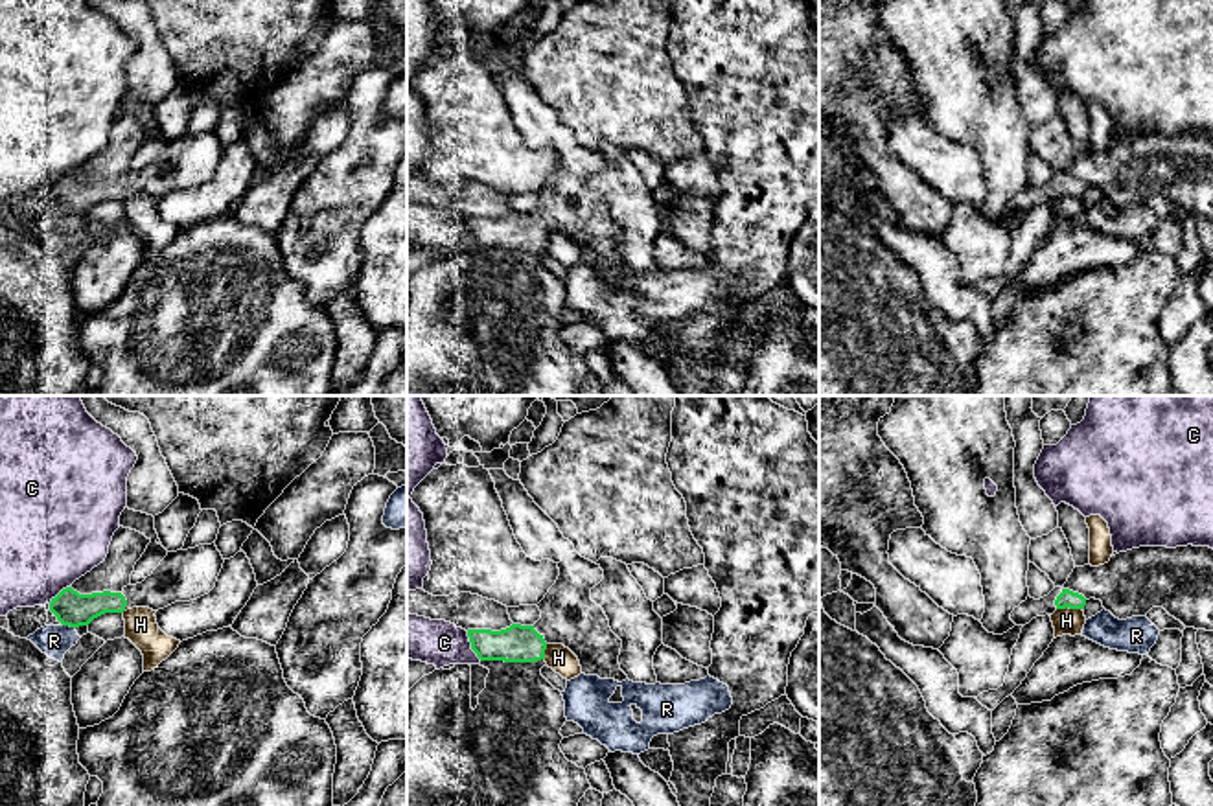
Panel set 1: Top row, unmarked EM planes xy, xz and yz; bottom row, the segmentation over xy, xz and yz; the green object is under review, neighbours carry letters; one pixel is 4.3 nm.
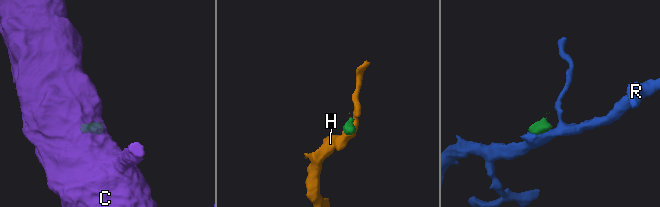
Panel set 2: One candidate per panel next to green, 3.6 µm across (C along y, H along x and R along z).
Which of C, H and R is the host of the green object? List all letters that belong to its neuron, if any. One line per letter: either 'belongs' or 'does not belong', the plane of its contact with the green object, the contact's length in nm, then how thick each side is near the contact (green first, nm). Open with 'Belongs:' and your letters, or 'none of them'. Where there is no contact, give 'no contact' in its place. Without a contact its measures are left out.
Belongs: none of them
C: does not belong; contact in xz; length 140 nm; calibres 160 and 200 nm
H: does not belong; contact in yz; length 110 nm; calibres 80 and 110 nm
R: does not belong; contact in xy; length 60 nm; calibres 150 and 140 nm

